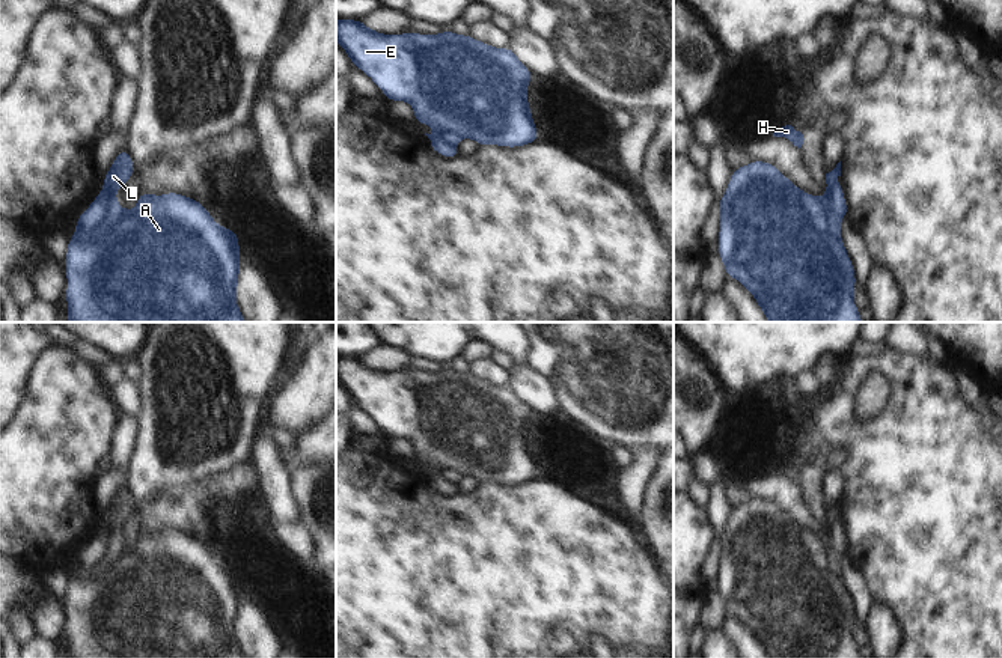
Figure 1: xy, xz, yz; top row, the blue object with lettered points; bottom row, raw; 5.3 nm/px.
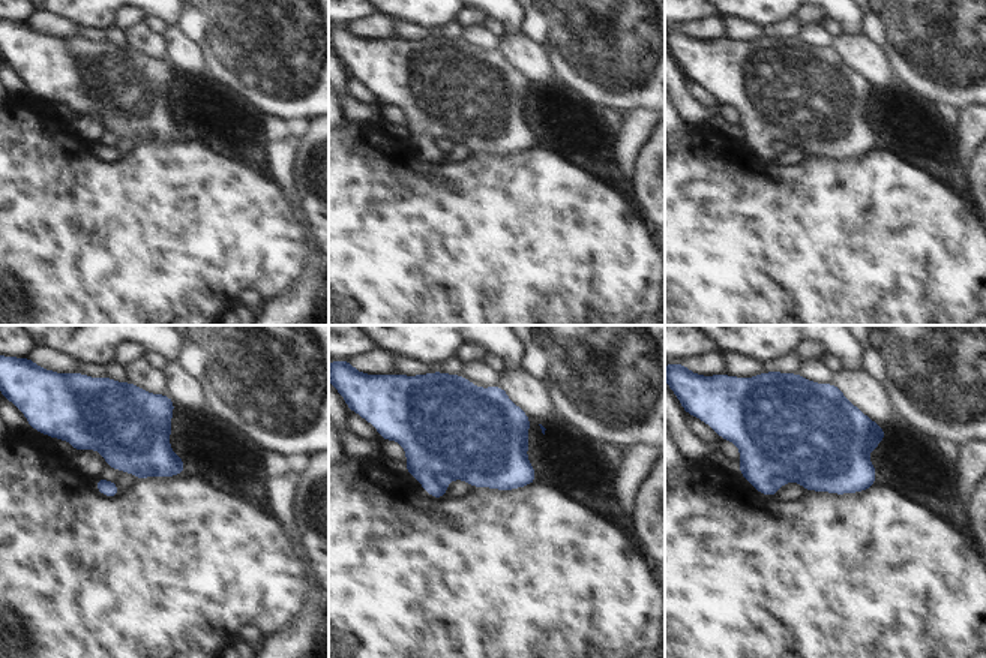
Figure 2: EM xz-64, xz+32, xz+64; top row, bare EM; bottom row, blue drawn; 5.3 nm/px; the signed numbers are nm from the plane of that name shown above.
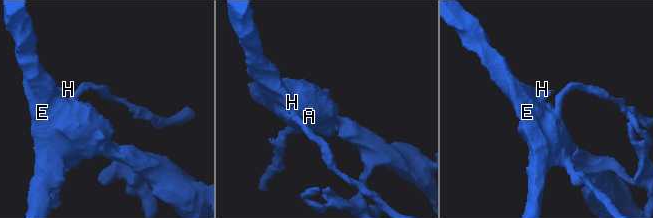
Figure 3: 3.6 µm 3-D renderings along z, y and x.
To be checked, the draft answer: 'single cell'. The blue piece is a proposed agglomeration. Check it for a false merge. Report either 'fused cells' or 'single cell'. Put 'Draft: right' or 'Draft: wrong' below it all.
single cell
Draft: right

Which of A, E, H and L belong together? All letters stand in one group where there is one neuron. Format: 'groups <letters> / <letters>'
groups A E H L

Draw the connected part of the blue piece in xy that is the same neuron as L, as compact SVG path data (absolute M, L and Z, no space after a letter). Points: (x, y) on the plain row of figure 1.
M122 486L112 500L112 506L104 510L104 525L92 538L80 553L74 566L77 572L68 575L66 586L66 617L68 626L65 637L68 638L68 658L246 658L235 637L240 616L240 578L238 571L217 562L209 548L191 535L169 529L163 533L154 533L142 529L133 548L121 545L115 529L131 516L134 501L128 486Z

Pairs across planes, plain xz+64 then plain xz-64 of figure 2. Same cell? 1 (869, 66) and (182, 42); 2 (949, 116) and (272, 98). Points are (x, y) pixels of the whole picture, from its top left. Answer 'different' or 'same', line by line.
1: same
2: different

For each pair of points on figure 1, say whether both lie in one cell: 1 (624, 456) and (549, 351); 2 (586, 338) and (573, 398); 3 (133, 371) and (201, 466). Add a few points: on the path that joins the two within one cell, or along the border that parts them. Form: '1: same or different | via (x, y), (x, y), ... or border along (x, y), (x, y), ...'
1: different | border along (603, 447), (621, 444), (632, 452)
2: same | via (586, 353), (586, 383)
3: different | border along (136, 360), (140, 369), (137, 381)

